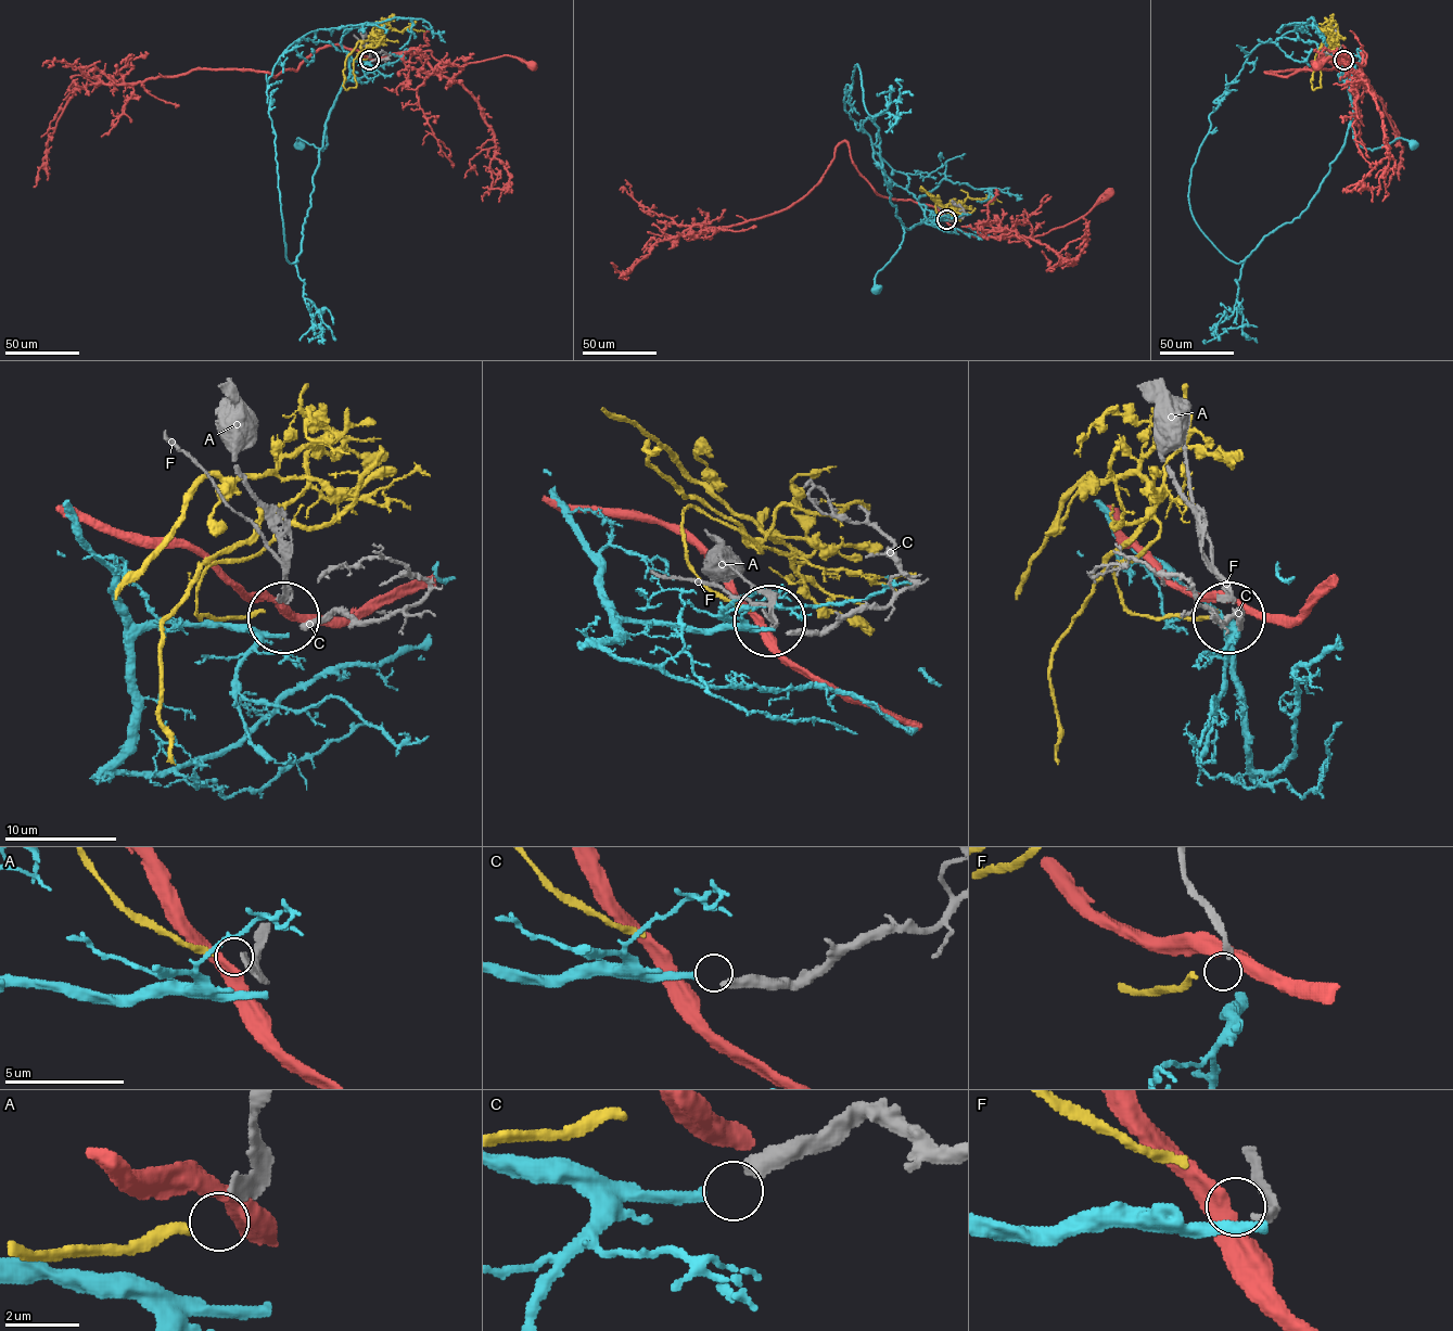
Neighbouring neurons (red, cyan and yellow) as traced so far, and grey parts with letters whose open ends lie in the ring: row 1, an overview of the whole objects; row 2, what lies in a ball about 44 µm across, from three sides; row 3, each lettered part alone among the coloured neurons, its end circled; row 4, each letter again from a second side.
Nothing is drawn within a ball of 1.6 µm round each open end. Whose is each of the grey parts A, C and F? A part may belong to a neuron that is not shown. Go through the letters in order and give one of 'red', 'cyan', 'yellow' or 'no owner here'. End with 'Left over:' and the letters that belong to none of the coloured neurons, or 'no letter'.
A: yellow
C: cyan
F: no owner here
Left over: F

